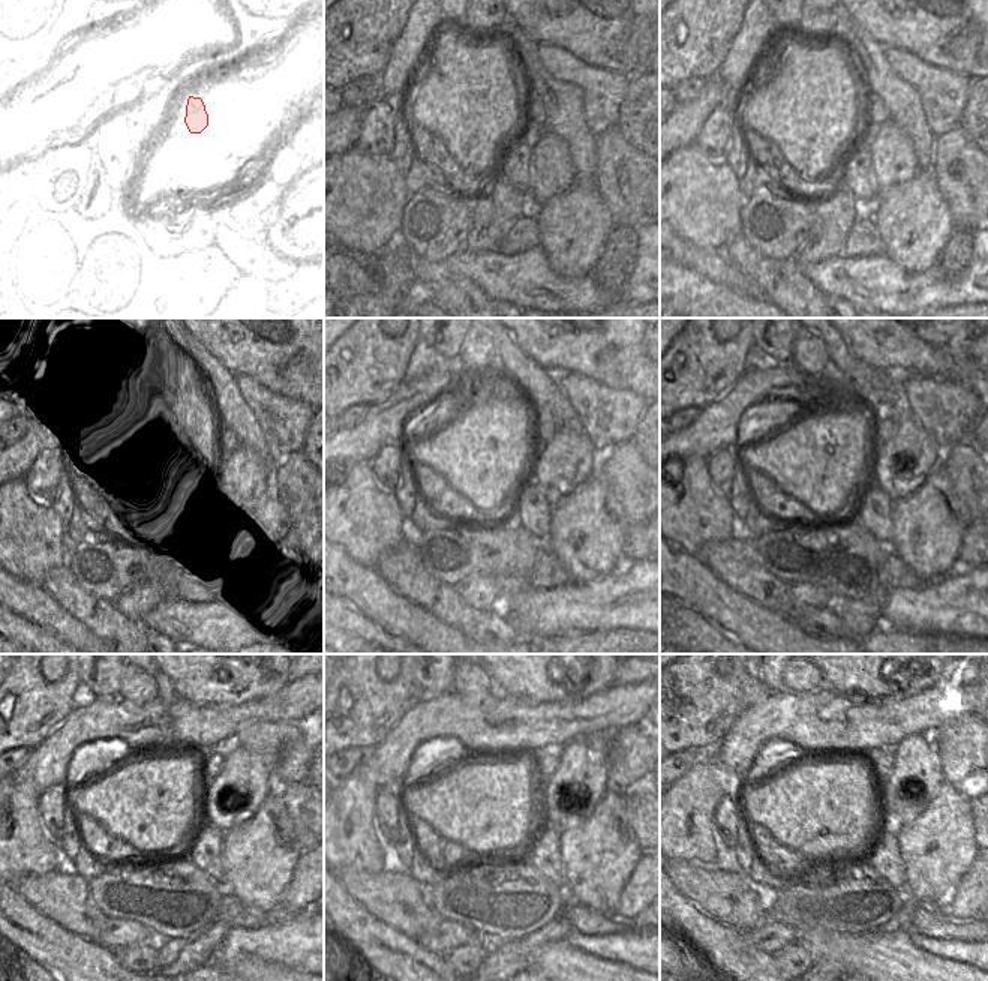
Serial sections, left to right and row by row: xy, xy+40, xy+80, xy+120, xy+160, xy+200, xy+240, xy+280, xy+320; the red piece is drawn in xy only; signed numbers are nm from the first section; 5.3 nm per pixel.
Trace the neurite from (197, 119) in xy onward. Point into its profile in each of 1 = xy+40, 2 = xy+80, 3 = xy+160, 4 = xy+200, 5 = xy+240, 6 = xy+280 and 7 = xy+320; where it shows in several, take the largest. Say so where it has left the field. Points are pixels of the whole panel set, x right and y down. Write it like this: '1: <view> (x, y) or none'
1: xy+40 (534, 110)
2: xy+80 (876, 113)
3: xy+160 (544, 428)
4: xy+200 (883, 428)
5: xy+240 (210, 759)
6: xy+280 (546, 761)
7: xy+320 (880, 761)

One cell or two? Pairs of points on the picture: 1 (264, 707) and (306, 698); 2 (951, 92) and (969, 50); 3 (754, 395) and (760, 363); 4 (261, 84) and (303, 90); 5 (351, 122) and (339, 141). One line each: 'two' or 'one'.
1: one
2: two
3: two
4: two
5: one

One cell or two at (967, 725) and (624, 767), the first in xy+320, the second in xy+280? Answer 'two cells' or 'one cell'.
one cell

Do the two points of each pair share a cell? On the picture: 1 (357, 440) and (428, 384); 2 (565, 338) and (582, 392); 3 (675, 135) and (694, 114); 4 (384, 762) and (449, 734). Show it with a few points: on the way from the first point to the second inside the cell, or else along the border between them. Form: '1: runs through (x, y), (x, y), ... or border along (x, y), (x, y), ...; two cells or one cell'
1: runs through (375, 431), (410, 401); one cell
2: border along (553, 377), (582, 374), (595, 378), (607, 387); two cells
3: runs through (678, 131), (690, 119); one cell
4: runs through (401, 750), (417, 734), (432, 734); one cell

